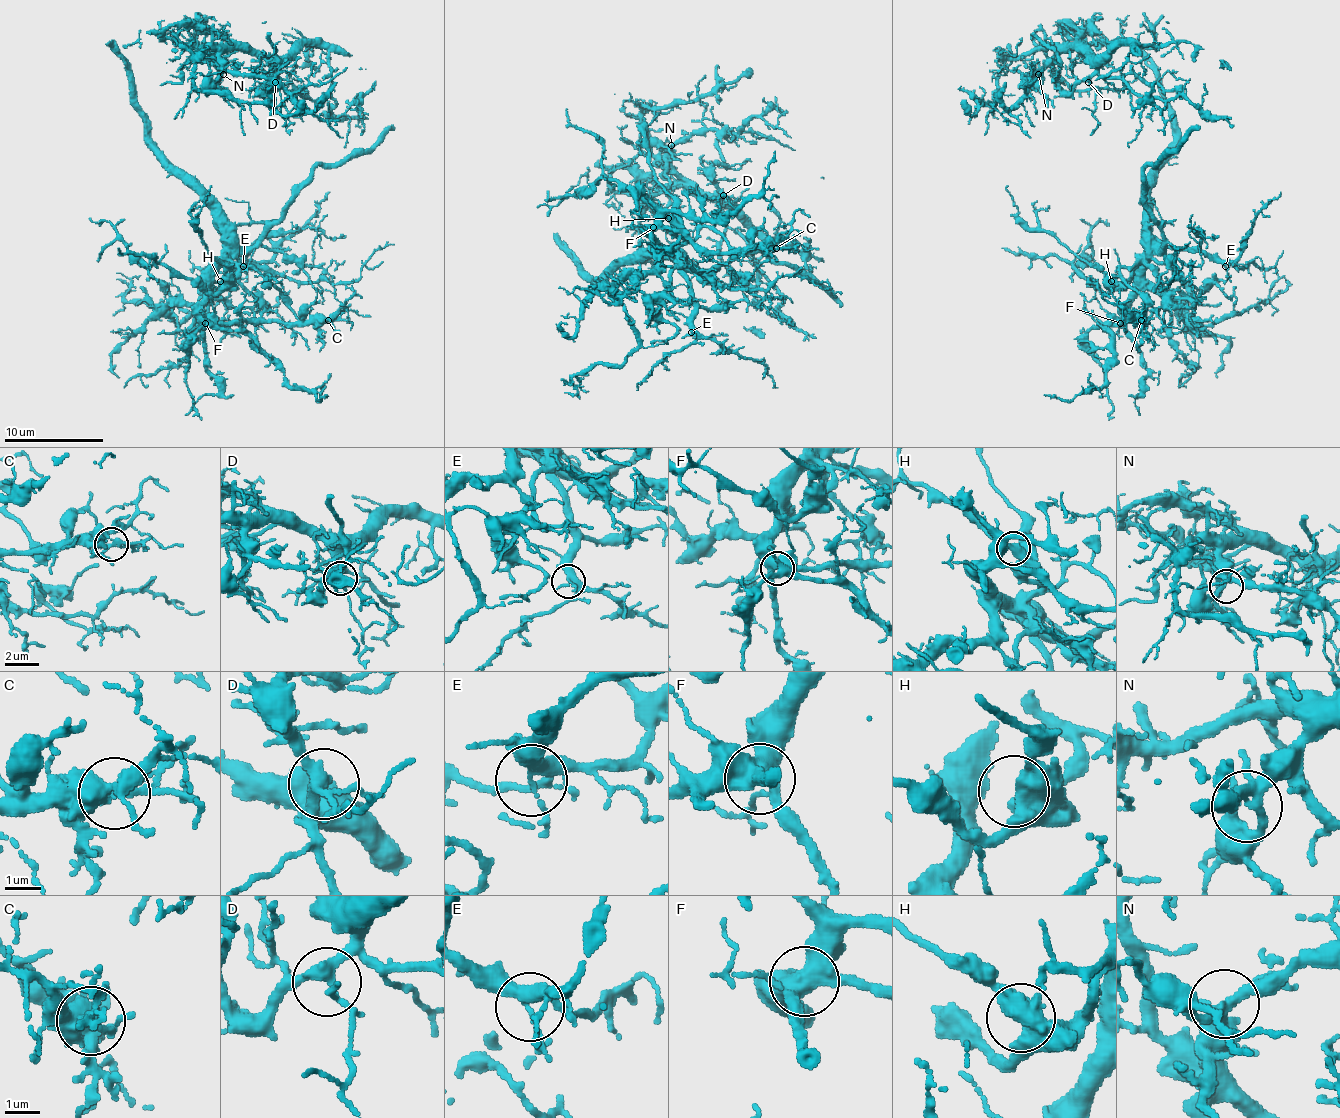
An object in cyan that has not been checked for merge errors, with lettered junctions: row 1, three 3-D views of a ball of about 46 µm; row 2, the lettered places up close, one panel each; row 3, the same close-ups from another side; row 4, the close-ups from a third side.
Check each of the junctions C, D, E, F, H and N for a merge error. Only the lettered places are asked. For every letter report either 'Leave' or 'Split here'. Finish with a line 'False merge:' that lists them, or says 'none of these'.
C: Split here
D: Leave
E: Leave
F: Leave
H: Leave
N: Leave
False merge: C

